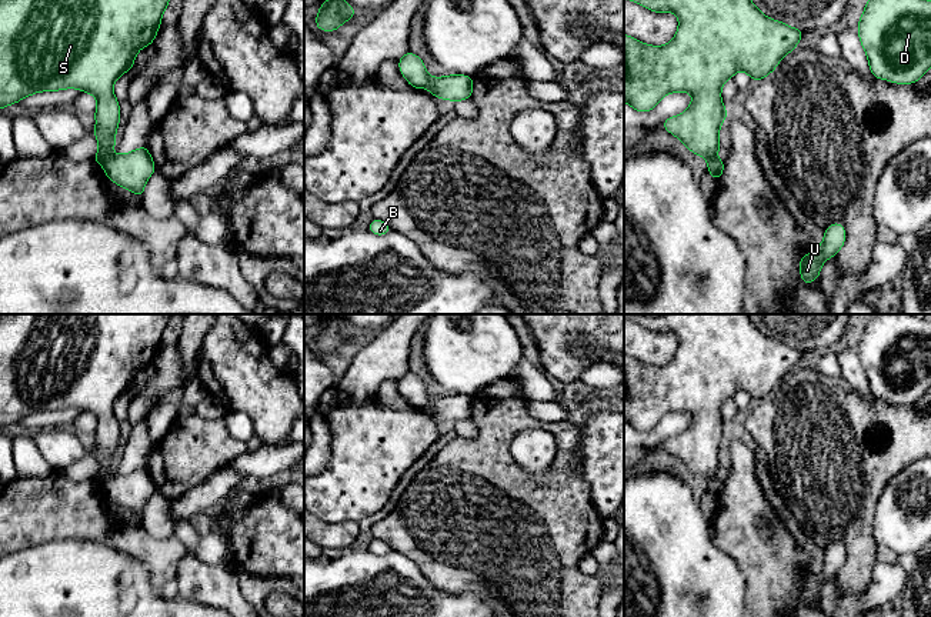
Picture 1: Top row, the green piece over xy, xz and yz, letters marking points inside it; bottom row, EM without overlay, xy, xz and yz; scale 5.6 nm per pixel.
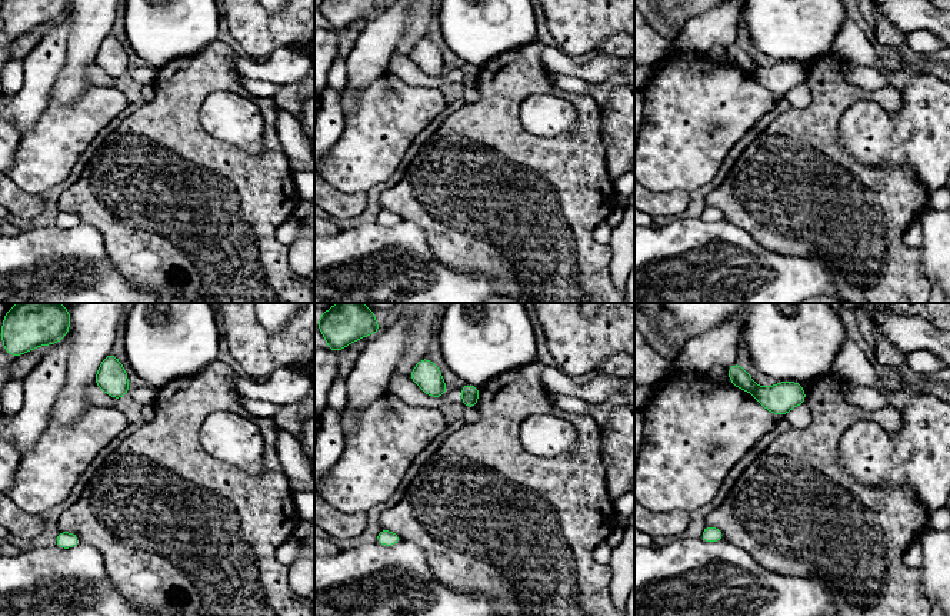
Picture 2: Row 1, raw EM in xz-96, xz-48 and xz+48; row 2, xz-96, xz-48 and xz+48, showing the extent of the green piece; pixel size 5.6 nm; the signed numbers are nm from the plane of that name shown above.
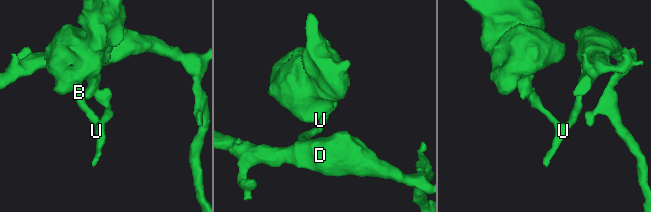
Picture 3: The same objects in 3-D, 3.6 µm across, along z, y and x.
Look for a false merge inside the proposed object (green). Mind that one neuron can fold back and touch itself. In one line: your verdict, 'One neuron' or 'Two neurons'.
Two neurons

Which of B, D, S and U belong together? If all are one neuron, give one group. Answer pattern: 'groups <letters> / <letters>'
groups B D U / S

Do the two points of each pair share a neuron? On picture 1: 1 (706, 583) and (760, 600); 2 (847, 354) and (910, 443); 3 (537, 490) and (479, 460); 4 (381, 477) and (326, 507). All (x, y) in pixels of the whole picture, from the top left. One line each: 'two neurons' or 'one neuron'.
1: two neurons
2: two neurons
3: one neuron
4: one neuron

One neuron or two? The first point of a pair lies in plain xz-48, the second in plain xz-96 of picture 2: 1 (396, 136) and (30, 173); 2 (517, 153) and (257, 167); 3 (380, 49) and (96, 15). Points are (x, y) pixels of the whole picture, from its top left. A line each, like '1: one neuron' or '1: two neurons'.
1: one neuron
2: one neuron
3: two neurons

